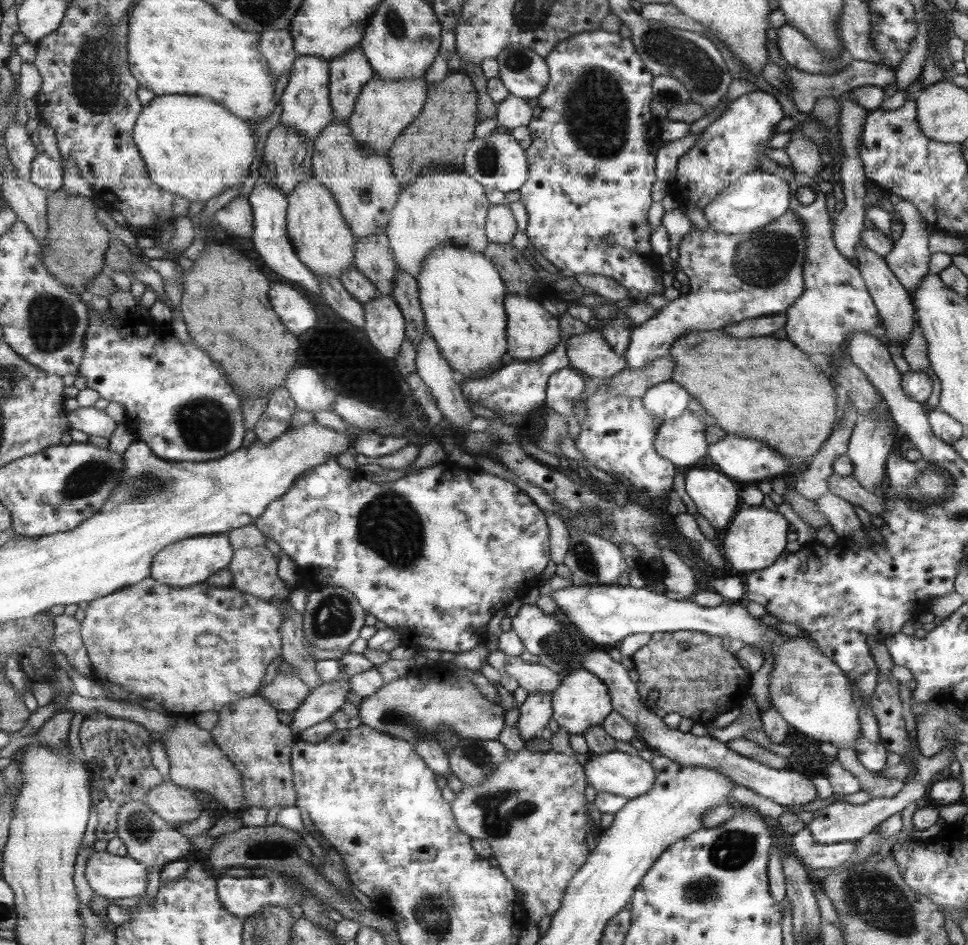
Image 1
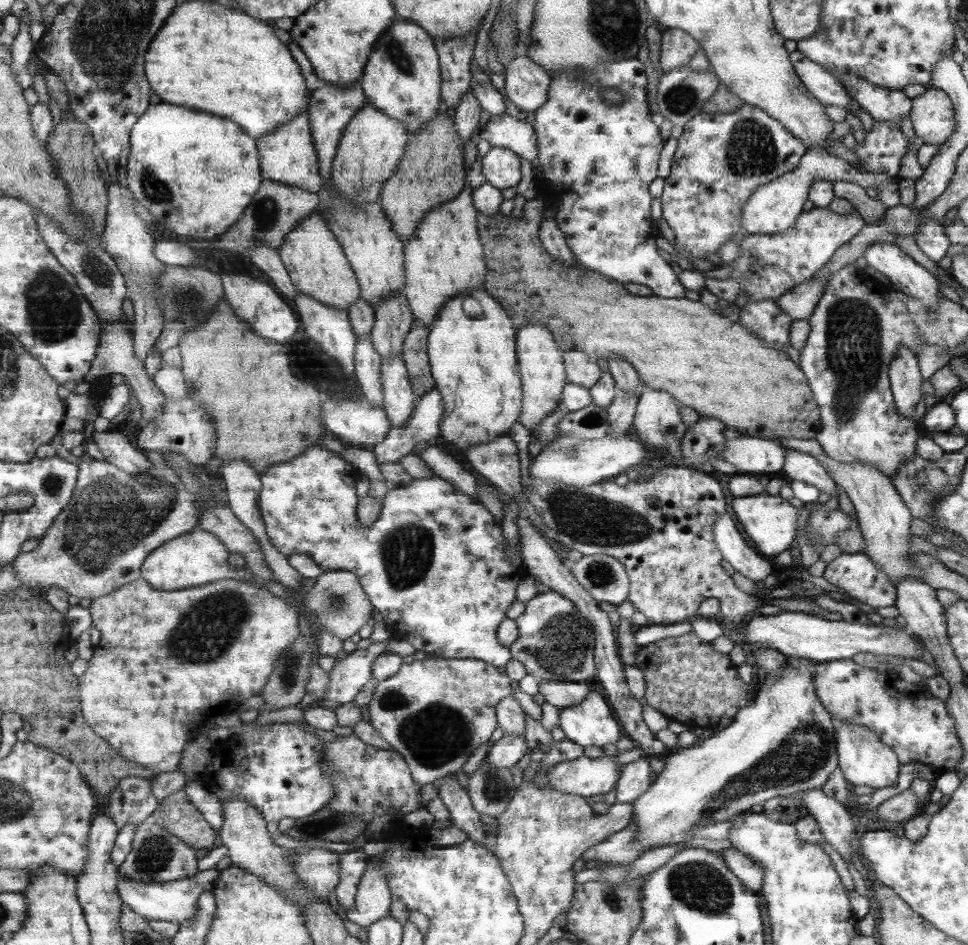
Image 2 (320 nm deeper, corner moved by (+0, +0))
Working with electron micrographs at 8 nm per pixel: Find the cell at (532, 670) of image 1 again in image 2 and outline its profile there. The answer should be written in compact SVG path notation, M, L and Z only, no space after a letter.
M541 680L538 683L538 693L544 698L545 704L561 709L580 704L590 691L585 682Z

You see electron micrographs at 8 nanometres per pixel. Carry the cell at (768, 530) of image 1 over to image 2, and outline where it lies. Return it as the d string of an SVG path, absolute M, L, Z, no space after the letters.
M761 493L748 497L733 498L730 508L746 536L749 537L751 546L766 557L771 556L771 554L775 556L783 550L787 550L789 544L793 542L799 510L793 508L787 500L783 500L779 495L771 496L767 493Z

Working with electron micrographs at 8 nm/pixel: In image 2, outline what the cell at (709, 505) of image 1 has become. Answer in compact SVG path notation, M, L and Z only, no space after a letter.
M725 514L719 517L713 526L714 542L735 572L754 583L765 580L771 574L773 568L769 568L769 564L753 552L752 546L747 546L731 516Z

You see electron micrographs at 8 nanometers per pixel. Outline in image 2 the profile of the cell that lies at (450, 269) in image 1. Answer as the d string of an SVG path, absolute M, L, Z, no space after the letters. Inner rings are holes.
M474 288L449 301L430 330L429 354L432 374L445 405L440 437L463 452L476 444L487 444L497 440L498 436L508 435L509 428L519 421L523 398L519 362L518 358L515 358L516 340L513 338L516 336L513 327L511 319L496 299L486 290ZM467 297L480 303L483 309L481 317L471 318L463 312L463 302Z

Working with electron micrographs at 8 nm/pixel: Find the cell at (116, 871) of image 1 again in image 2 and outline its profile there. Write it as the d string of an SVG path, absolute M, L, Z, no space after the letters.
M217 869L201 871L193 878L185 878L173 882L157 884L145 884L144 882L132 882L120 876L119 890L124 904L128 904L135 912L149 920L165 920L174 924L185 924L200 912L200 896L205 891L212 891L220 872Z

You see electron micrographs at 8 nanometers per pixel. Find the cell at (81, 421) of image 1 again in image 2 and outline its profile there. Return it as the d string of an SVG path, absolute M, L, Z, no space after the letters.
M119 430L94 431L93 440L107 461L129 474L145 474L155 467Z

